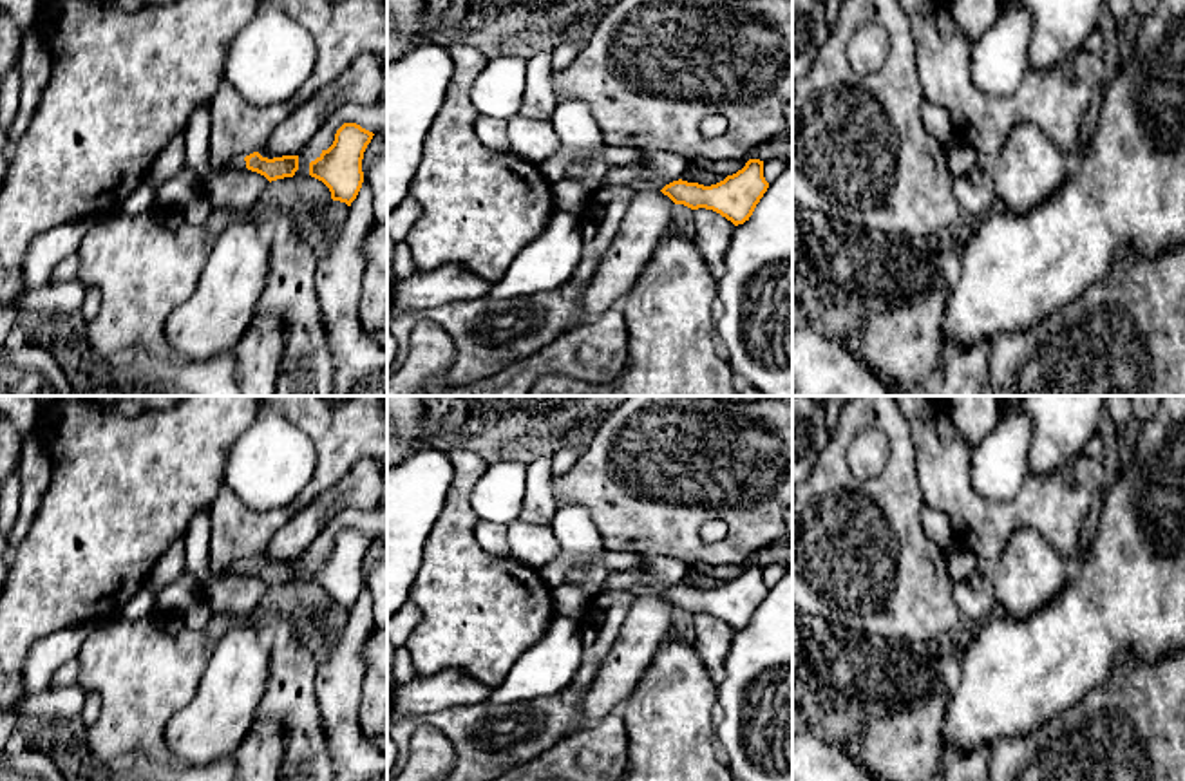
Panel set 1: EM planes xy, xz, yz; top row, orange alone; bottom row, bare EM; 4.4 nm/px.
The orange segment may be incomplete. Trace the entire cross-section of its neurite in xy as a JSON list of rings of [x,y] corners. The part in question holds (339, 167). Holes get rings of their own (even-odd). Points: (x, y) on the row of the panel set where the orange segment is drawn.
[[[344,123],[337,130],[333,145],[309,163],[309,175],[329,188],[333,201],[351,206],[356,199],[364,183],[364,152],[373,136],[356,123]]]

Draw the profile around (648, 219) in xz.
[[[635,192],[584,291],[577,325],[621,306],[657,244],[673,231],[673,208],[675,202],[662,192]]]

